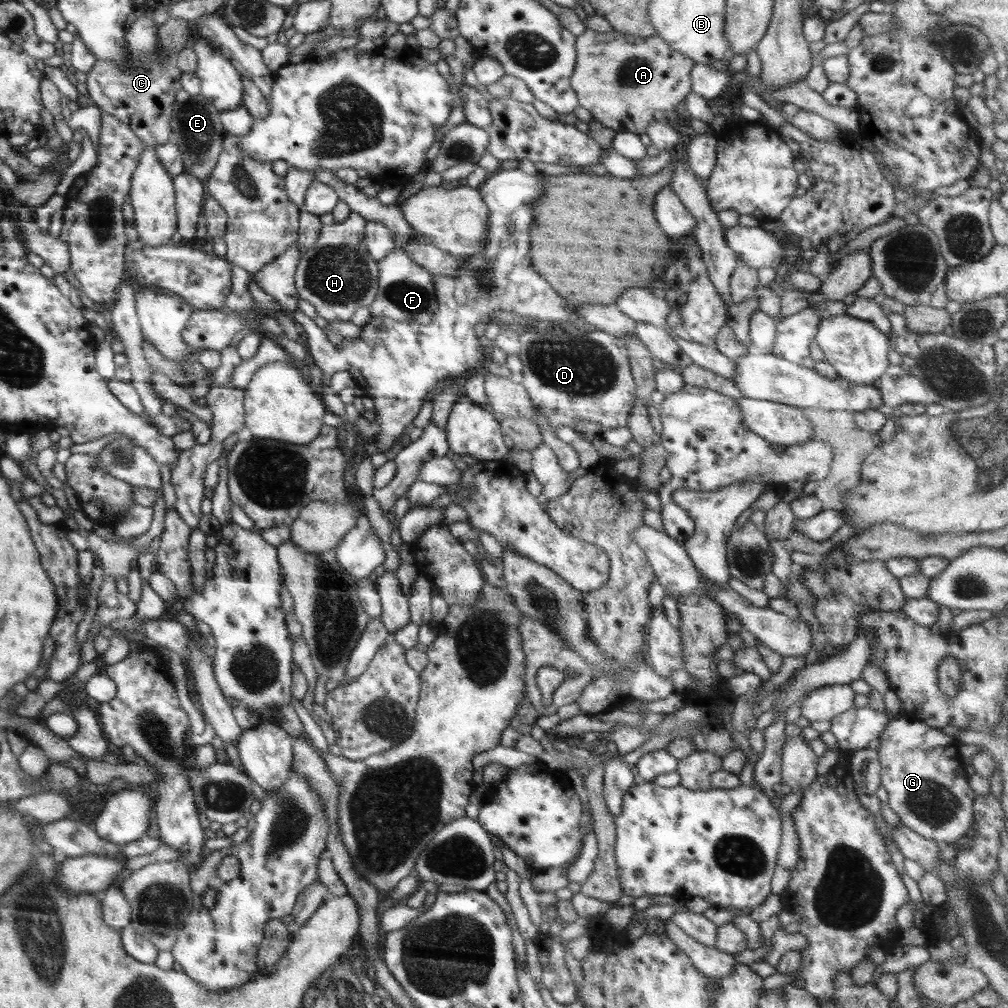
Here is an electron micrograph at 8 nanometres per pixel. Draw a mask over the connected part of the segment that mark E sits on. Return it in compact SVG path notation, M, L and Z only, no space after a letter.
M184 89L176 92L172 104L172 118L170 118L171 139L178 145L182 155L182 173L188 173L205 184L218 162L222 145L224 145L225 130L220 122L221 112L214 108L202 95L192 95Z

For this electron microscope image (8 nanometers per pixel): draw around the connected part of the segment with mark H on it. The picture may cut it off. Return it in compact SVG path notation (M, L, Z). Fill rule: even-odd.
M351 212L343 222L323 225L319 238L304 252L295 273L295 286L300 299L308 300L326 322L348 322L358 308L375 299L379 287L379 269L367 252L365 227L367 221Z

